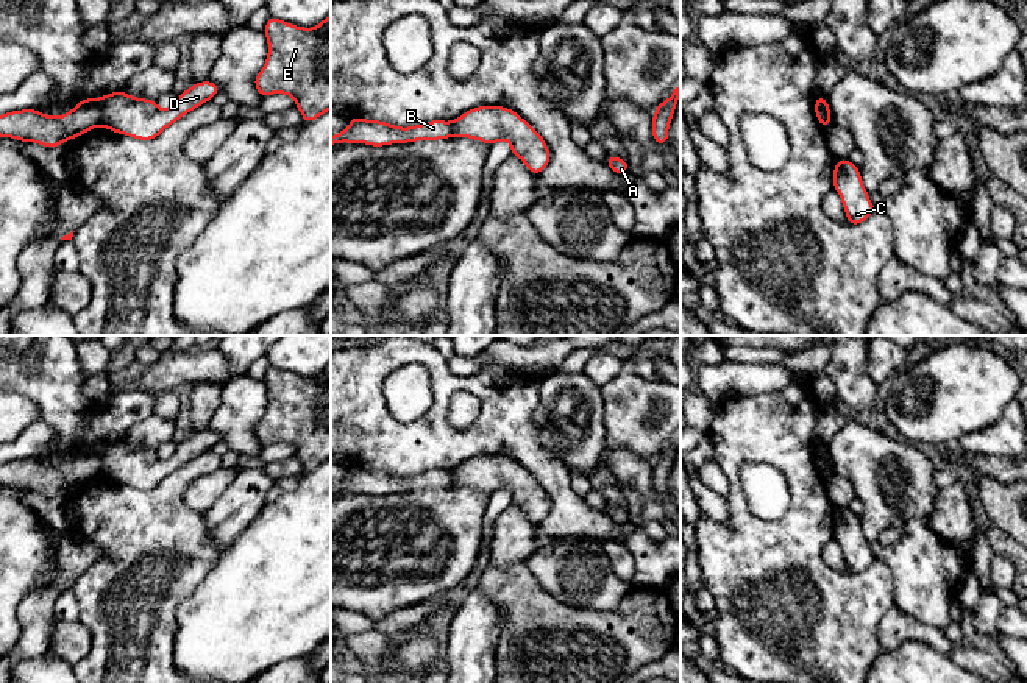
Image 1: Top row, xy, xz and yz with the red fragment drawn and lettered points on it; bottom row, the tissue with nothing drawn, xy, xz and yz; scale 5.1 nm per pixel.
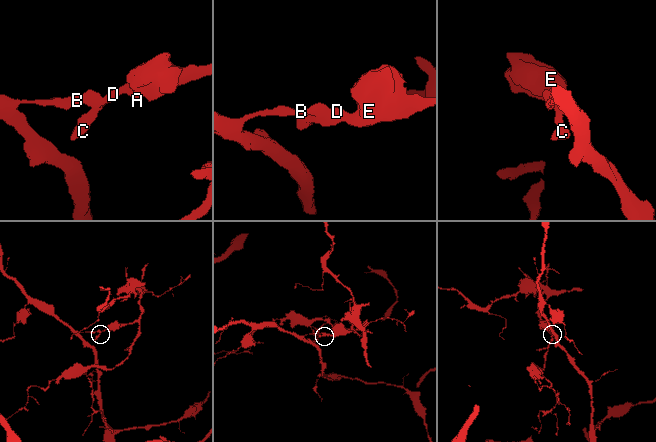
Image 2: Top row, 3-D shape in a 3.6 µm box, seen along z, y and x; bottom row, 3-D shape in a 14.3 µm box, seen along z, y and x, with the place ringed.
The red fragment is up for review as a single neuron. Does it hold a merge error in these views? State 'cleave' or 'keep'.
cleave

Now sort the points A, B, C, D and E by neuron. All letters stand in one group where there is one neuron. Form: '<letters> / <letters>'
A C D E / B

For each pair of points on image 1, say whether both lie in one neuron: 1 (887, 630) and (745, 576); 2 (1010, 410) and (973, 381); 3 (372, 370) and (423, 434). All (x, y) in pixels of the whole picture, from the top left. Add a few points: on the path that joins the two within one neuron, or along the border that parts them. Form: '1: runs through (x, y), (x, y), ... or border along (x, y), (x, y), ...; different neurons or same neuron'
1: border along (895, 605), (881, 621), (877, 630), (881, 647); different neurons
2: border along (1010, 401), (995, 421), (977, 429); different neurons
3: runs through (372, 392), (372, 409), (397, 434), (401, 434); same neuron

